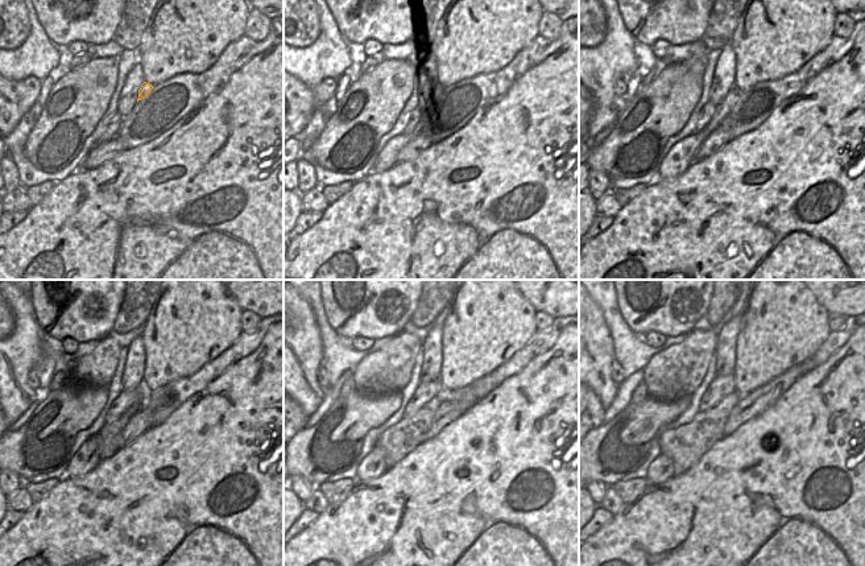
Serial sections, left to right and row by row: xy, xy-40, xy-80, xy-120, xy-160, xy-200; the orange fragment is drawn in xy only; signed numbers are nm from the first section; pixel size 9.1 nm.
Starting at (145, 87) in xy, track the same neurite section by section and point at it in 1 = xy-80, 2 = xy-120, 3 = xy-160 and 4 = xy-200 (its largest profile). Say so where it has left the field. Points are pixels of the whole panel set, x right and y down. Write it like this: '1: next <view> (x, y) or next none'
1: next xy-80 (678, 160)
2: next xy-120 (87, 457)
3: next xy-160 (372, 466)
4: next xy-200 (661, 470)

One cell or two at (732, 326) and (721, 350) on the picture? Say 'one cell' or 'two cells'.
one cell

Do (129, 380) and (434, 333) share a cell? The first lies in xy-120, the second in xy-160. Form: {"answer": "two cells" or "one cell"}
{"answer": "one cell"}

